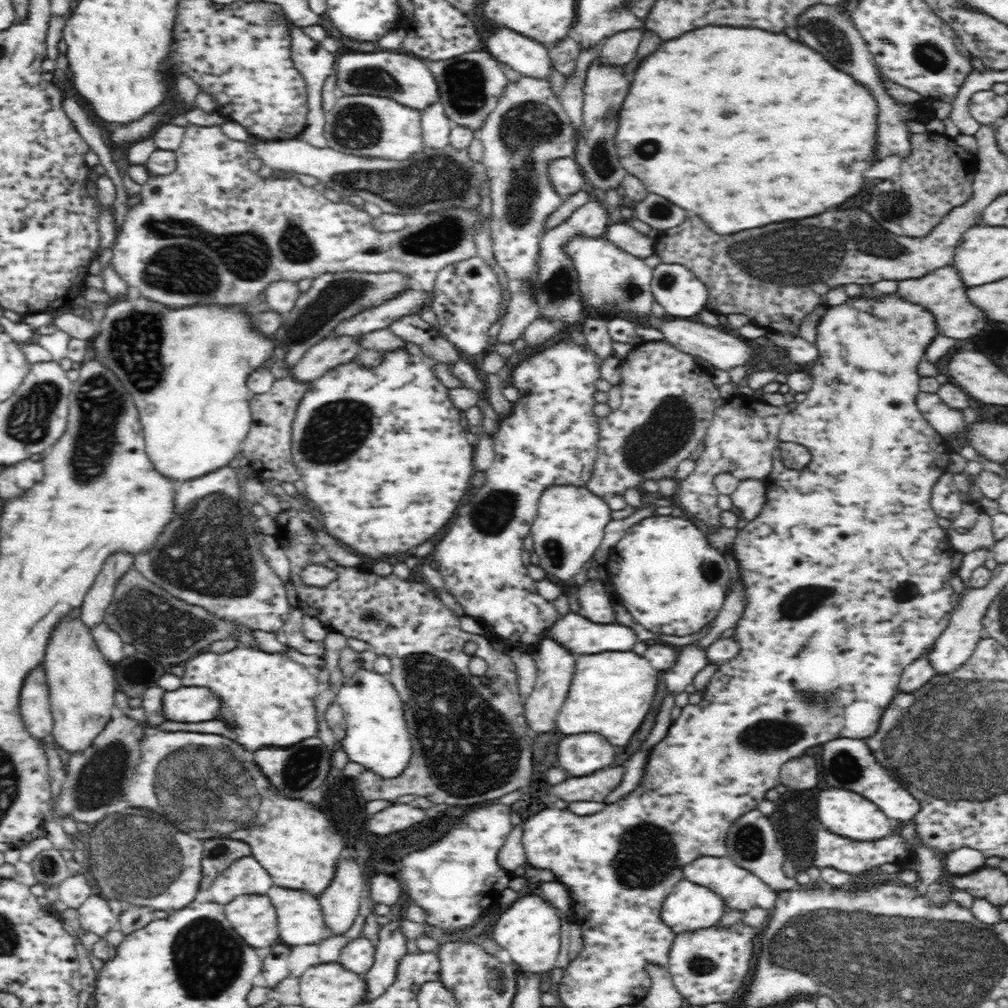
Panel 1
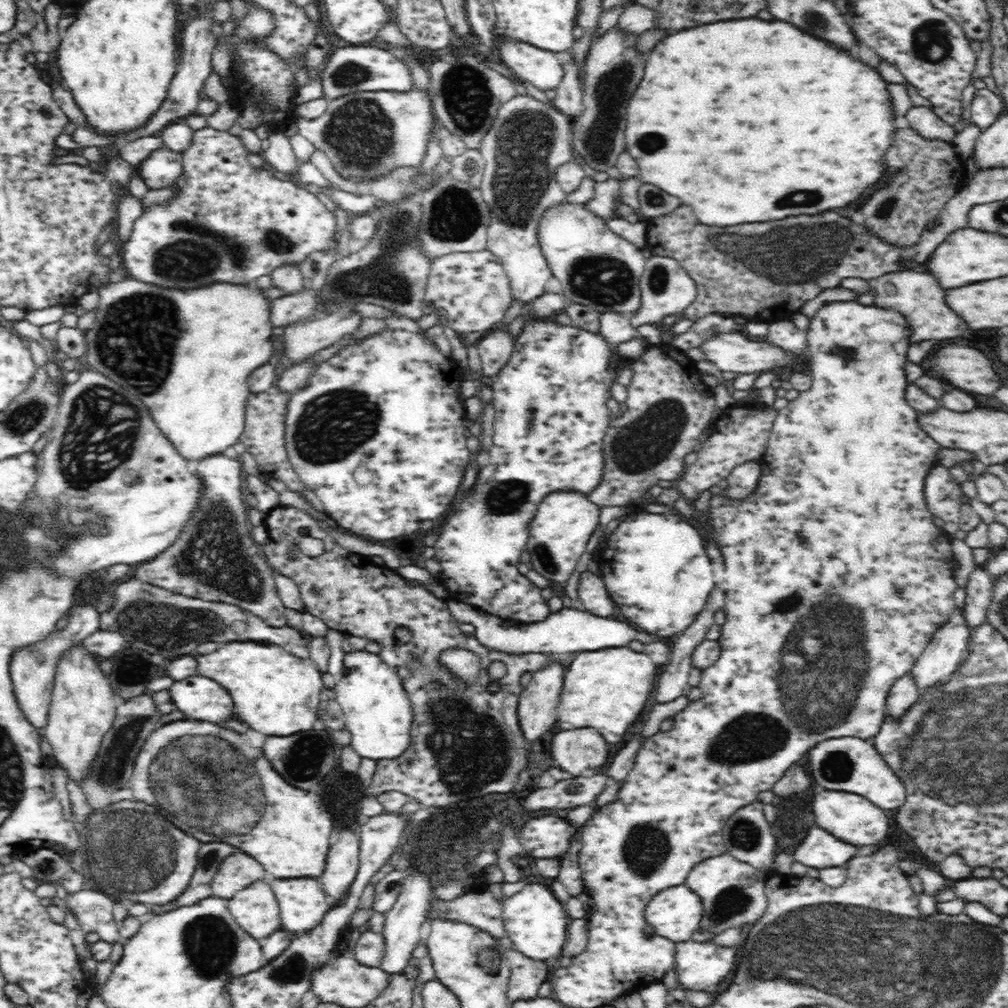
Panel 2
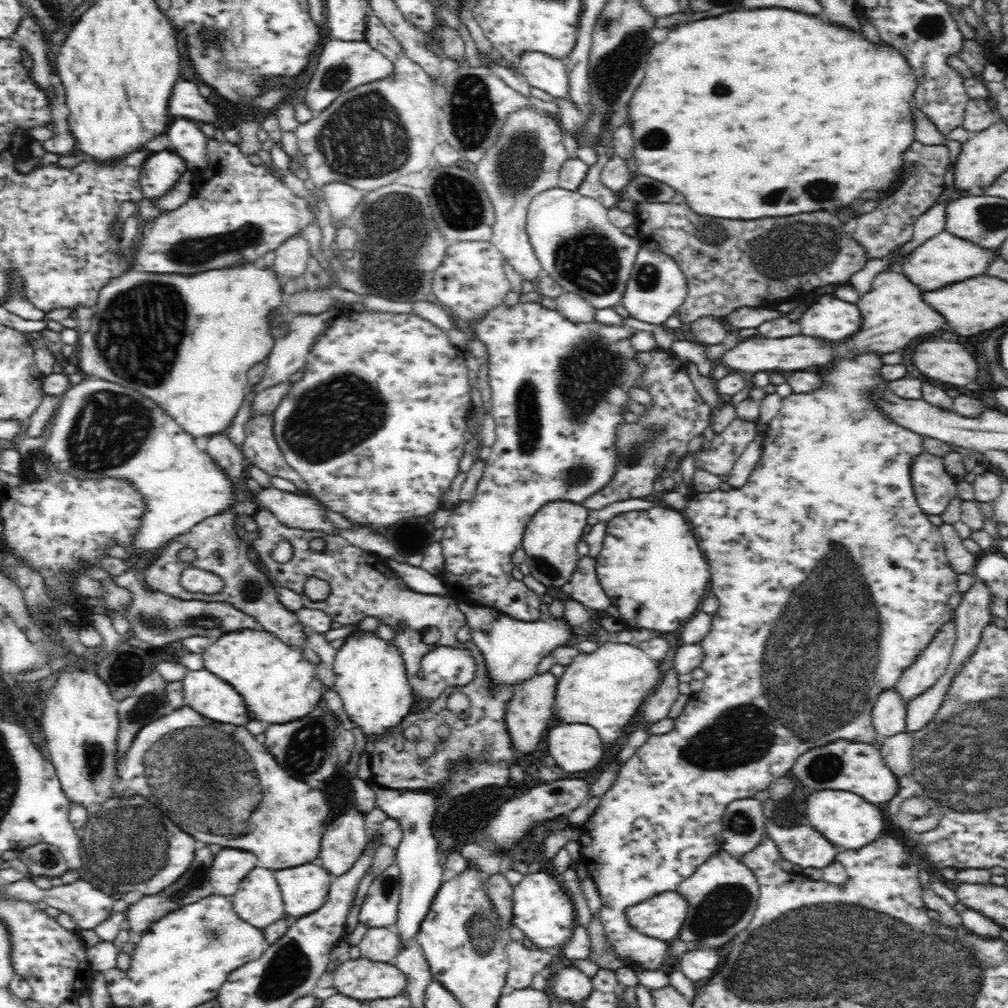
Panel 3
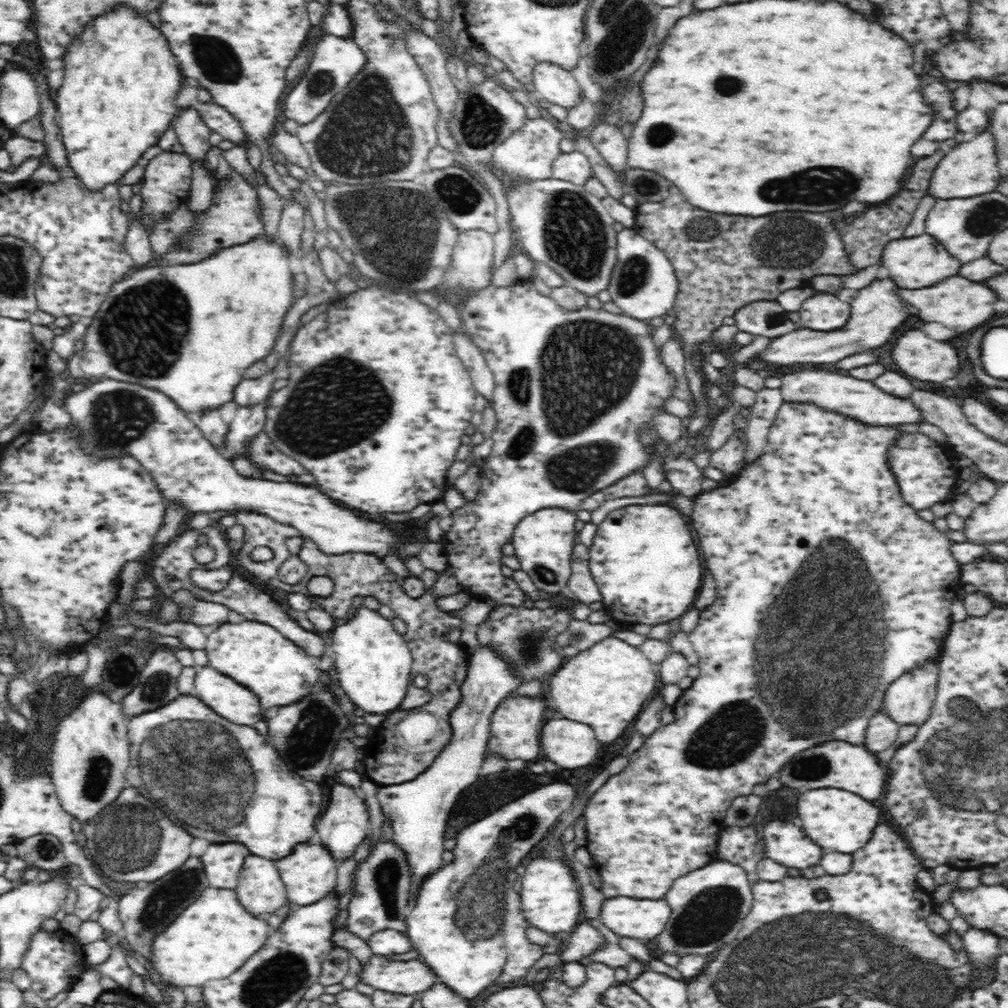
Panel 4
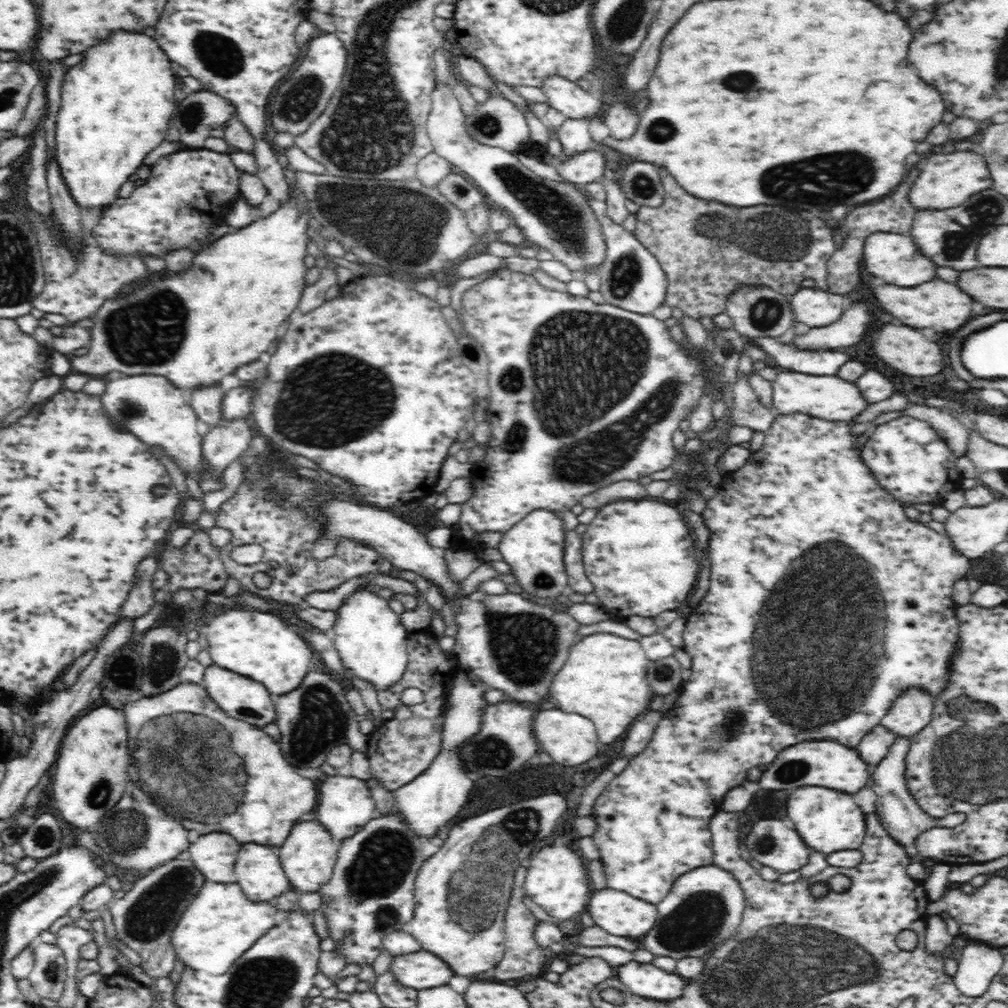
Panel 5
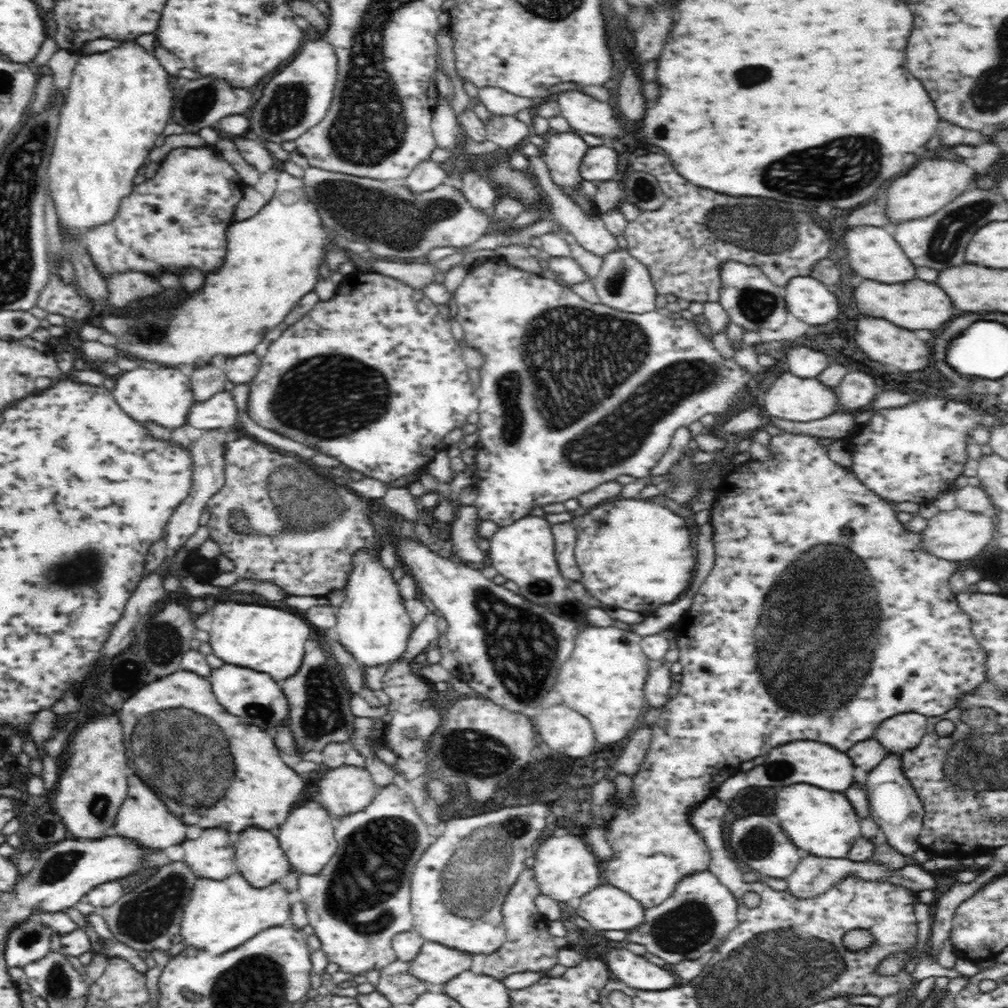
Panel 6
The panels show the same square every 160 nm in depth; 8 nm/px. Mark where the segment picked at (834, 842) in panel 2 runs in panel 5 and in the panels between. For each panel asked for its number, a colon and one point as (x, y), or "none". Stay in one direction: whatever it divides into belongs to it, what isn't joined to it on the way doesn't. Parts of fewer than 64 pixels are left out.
3: (803, 846)
4: (788, 844)
5: (774, 843)

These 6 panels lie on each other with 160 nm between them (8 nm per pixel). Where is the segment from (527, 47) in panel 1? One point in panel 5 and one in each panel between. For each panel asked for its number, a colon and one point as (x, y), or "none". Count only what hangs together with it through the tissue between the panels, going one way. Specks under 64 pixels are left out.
2: (540, 67)
3: (548, 73)
4: (557, 85)
5: (564, 95)

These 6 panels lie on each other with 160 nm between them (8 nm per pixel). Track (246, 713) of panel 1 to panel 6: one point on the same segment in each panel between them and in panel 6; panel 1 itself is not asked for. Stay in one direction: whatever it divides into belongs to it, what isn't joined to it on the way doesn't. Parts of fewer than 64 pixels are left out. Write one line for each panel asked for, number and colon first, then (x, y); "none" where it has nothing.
2: (275, 693)
3: (278, 684)
4: (255, 655)
5: (256, 645)
6: (268, 640)

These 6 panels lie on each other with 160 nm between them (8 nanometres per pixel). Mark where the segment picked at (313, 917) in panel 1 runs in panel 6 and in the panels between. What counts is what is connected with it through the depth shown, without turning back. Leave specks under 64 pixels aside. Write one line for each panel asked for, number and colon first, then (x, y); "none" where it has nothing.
2: (302, 903)
3: (305, 889)
4: (310, 873)
5: (308, 858)
6: (308, 840)

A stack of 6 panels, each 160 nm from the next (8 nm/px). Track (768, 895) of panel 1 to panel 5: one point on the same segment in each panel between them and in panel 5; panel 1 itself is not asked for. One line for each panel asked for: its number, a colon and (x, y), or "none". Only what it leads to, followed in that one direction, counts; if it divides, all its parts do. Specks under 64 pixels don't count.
2: (733, 893)
3: (723, 893)
4: (708, 905)
5: (704, 908)

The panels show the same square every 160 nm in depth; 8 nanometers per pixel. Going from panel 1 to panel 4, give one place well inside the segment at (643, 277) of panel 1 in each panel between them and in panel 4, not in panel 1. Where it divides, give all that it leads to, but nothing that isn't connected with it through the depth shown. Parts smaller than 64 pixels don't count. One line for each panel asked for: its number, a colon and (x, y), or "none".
2: (595, 267)
3: (572, 236)
4: (561, 225)

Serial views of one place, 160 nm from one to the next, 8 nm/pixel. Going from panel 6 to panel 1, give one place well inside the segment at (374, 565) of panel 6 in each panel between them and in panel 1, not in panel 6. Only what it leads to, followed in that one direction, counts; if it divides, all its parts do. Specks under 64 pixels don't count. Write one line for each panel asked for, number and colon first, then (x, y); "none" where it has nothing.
1: (376, 737)
2: (377, 711)
3: (370, 676)
4: (372, 661)
5: (370, 640)

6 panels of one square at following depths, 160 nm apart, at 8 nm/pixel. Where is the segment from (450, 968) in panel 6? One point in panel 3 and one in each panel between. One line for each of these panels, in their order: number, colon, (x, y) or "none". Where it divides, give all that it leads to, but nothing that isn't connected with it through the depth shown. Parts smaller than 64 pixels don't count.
3: (361, 979)
4: (409, 978)
5: (419, 970)

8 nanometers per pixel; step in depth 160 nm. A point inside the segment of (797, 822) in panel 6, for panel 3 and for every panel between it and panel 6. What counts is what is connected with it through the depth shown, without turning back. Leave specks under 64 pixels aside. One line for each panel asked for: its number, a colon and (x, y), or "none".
3: (848, 820)
4: (840, 821)
5: (828, 821)

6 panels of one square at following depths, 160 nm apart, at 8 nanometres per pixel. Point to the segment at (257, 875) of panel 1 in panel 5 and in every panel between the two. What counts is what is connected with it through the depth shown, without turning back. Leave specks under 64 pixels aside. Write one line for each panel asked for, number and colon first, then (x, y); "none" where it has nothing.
2: (239, 871)
3: (231, 867)
4: (223, 862)
5: (215, 856)

